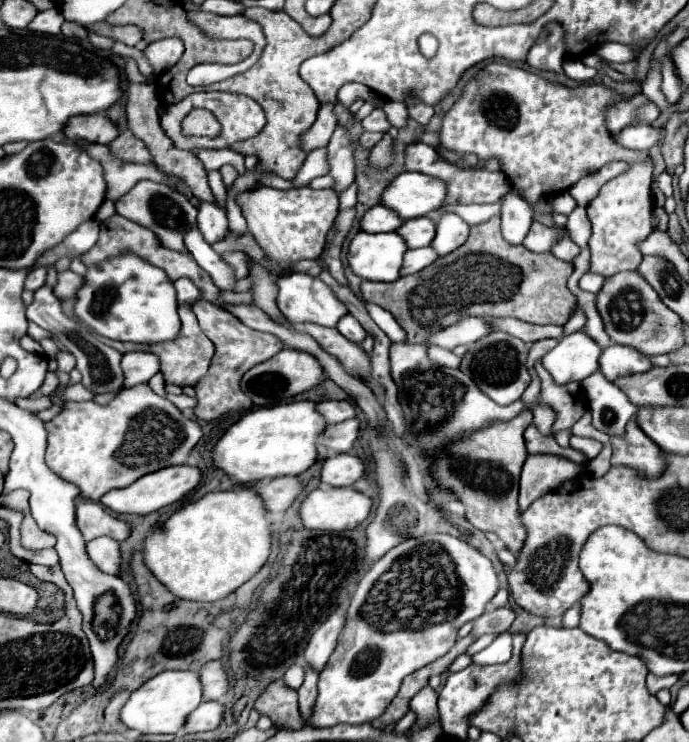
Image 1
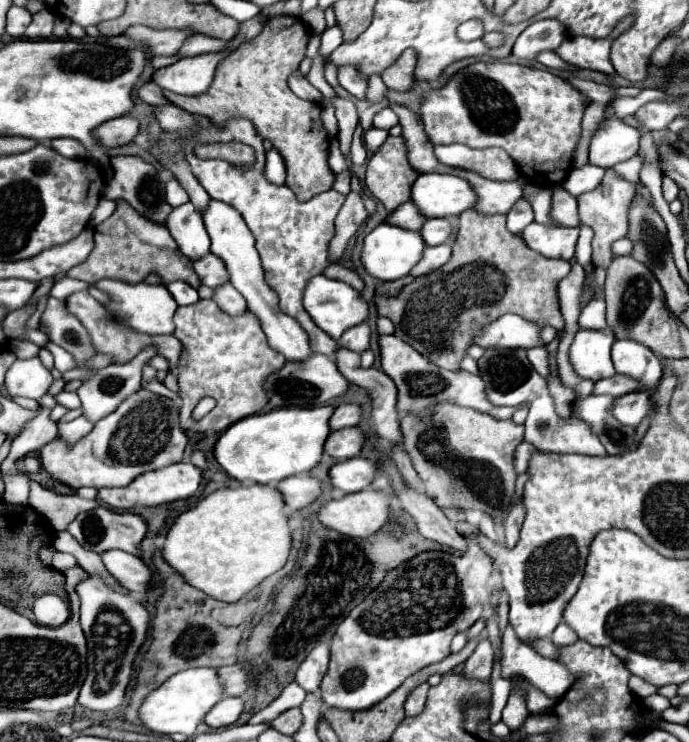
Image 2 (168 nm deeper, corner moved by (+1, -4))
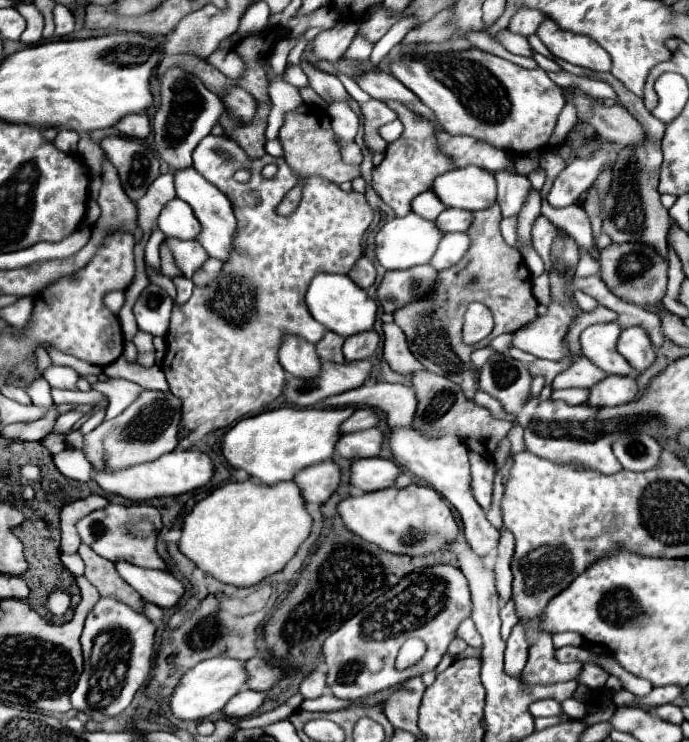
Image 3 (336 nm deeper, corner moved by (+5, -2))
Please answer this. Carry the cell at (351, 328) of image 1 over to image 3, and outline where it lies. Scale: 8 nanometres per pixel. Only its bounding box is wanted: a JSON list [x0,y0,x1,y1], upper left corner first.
[343,331,379,361]

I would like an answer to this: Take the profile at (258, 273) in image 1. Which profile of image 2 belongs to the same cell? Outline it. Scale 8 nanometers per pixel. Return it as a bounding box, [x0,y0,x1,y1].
[203,199,311,361]

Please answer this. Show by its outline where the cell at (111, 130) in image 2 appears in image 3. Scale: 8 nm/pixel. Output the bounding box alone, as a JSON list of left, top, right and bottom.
[113,113,151,139]

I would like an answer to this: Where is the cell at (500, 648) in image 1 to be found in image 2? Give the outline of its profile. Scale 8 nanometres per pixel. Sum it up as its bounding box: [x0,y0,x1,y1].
[489,661,511,725]

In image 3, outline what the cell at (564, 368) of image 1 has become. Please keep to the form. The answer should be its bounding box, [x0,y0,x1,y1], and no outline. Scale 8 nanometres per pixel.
[581,323,633,375]

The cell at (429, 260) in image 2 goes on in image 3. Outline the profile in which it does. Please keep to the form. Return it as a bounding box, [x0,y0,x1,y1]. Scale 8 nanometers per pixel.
[429,233,469,271]

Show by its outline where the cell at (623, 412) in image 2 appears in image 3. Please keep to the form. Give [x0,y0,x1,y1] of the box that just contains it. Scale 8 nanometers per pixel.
[589,375,639,407]

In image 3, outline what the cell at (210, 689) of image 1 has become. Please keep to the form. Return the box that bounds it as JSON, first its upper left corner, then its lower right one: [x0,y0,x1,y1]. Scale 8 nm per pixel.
[243,657,281,691]

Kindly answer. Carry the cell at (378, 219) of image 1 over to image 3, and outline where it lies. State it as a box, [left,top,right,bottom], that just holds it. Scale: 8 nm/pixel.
[411,191,445,221]

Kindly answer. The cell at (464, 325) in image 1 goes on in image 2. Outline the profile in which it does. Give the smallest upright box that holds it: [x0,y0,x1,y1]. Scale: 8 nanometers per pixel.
[475,313,543,349]

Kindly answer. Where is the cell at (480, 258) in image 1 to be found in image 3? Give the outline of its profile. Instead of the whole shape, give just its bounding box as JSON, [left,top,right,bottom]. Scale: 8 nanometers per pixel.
[393,203,539,399]

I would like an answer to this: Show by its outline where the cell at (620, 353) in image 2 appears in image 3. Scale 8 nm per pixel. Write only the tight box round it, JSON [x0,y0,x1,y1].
[617,327,655,373]

